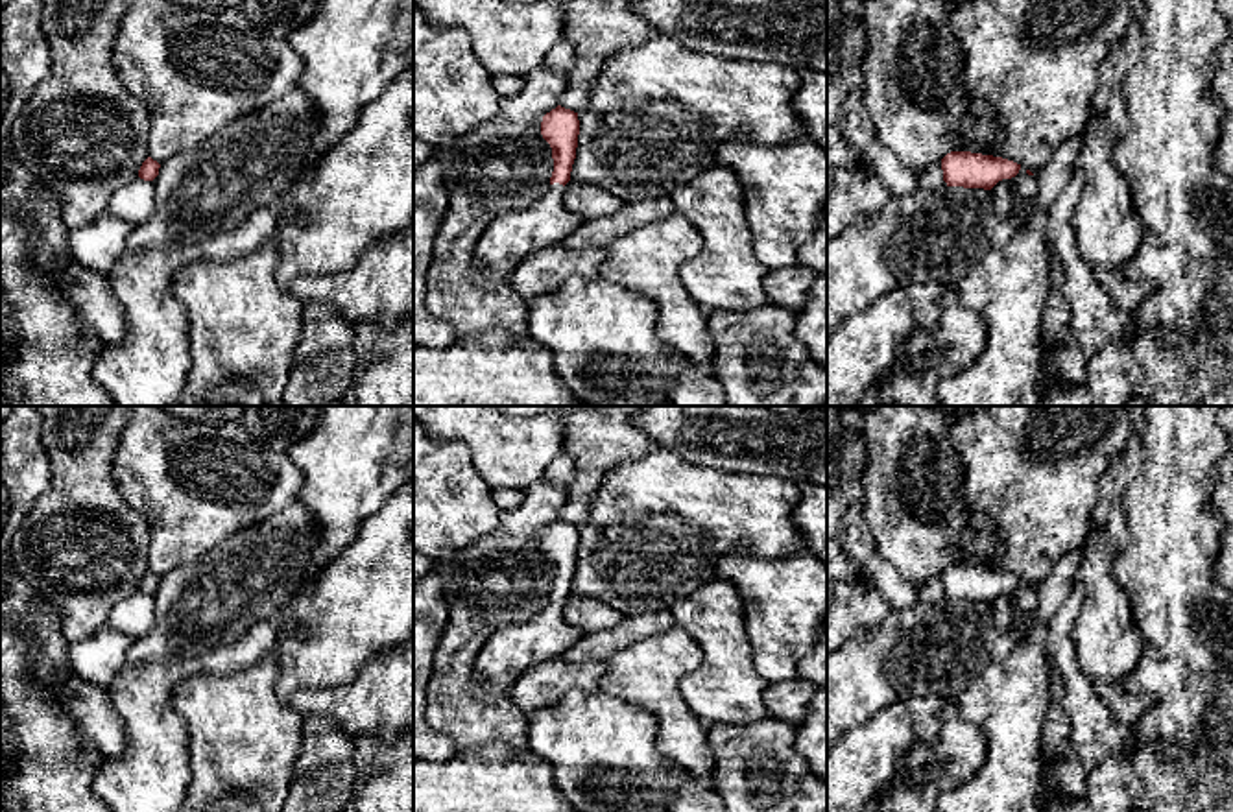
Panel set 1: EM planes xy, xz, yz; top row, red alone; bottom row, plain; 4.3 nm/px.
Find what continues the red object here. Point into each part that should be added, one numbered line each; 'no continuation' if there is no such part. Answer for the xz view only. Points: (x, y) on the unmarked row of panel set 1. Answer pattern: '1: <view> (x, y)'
1: xz (510, 650)

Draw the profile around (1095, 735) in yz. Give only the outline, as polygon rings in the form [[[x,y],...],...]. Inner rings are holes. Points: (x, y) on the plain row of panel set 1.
[[[1074,581],[1065,603],[1048,624],[1047,661],[1065,683],[1063,707],[1071,718],[1071,740],[1085,771],[1093,771],[1106,757],[1122,751],[1131,729],[1119,723],[1109,707],[1095,692],[1089,677],[1080,670],[1074,646],[1074,624],[1083,602],[1083,585]]]

